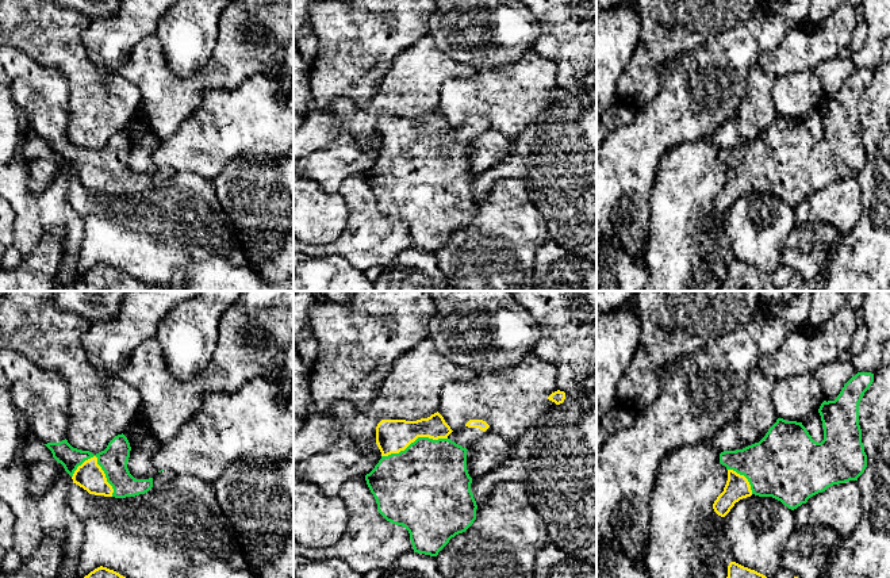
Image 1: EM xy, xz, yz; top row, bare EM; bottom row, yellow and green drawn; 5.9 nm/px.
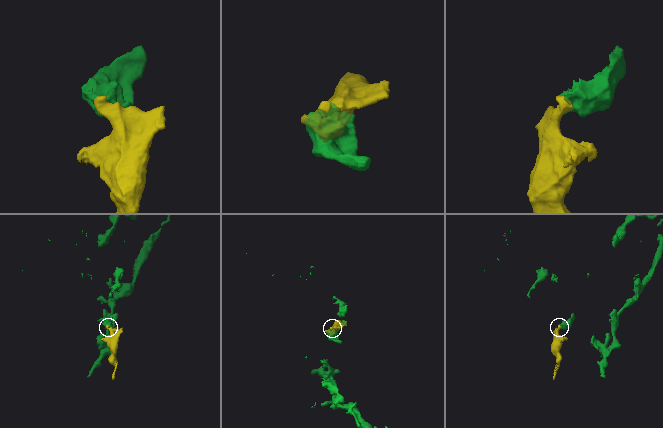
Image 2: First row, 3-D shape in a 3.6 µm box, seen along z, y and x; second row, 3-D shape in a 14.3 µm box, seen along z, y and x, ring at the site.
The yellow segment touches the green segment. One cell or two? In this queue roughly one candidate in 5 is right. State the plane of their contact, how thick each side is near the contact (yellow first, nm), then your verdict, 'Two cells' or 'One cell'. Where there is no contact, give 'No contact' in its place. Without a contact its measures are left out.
Touches yellow in xy. Thickness 160 nm (yellow) against 160 nm. One cell

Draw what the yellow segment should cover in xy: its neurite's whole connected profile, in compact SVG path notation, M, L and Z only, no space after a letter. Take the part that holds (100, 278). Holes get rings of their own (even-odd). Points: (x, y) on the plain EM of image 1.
M100 263L80 275L68 291L150 291L150 287L114 267Z

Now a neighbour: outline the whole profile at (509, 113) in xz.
M530 49L510 66L502 69L491 68L479 72L476 70L476 73L469 79L445 80L440 92L438 110L444 114L445 119L453 129L463 126L469 116L483 116L490 122L490 130L503 133L511 141L514 148L518 137L526 130L528 126L530 126L533 119L542 110L556 102L548 96L548 93L555 88L557 88L555 64Z

